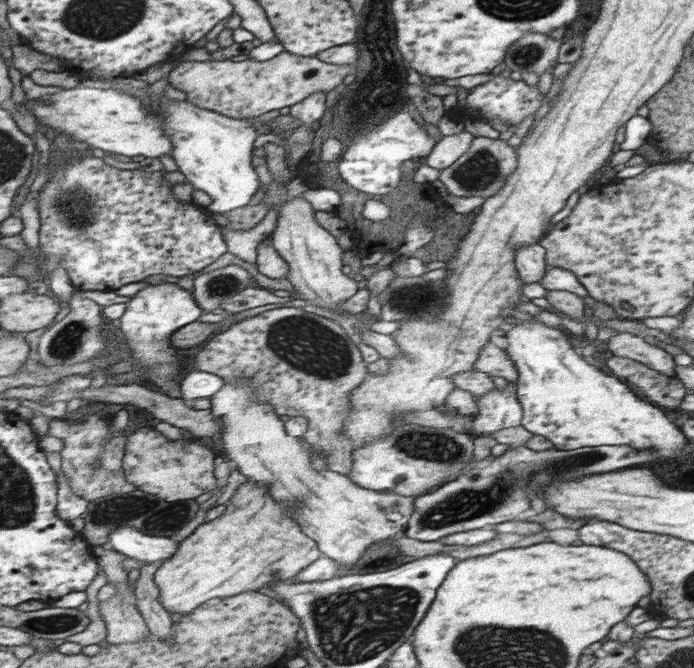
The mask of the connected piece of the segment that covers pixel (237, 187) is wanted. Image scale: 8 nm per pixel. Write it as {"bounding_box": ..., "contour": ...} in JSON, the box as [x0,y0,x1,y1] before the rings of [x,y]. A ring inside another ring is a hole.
{"bounding_box":[159,95,262,214],"contour":[[[163,95],[159,106],[165,116],[166,134],[173,140],[174,158],[180,171],[196,189],[204,191],[214,200],[208,209],[214,214],[226,214],[248,206],[262,188],[262,180],[254,168],[254,158],[252,158],[256,149],[256,138],[260,135],[258,129],[247,119],[232,118],[220,111],[214,112],[202,108],[190,100],[172,100]]]}

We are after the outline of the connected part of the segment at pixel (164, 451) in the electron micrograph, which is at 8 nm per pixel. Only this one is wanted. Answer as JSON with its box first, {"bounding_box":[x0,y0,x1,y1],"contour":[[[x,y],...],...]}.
{"bounding_box":[125,427,219,501],"contour":[[[144,427],[130,433],[125,456],[125,471],[129,481],[144,492],[157,494],[169,501],[196,499],[206,492],[218,488],[216,466],[219,462],[206,445],[200,445],[188,439],[172,441],[154,427]]]}

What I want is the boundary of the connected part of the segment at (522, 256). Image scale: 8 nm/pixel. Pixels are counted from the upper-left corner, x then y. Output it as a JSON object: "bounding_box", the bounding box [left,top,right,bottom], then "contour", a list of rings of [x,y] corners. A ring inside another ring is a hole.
{"bounding_box":[516,243,549,284],"contour":[[[539,243],[520,245],[516,250],[516,265],[520,279],[528,284],[542,282],[542,277],[549,268],[545,261],[545,247]]]}

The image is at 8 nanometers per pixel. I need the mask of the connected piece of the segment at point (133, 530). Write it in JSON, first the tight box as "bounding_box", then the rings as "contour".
{"bounding_box":[110,526,180,566],"contour":[[[135,526],[118,528],[111,534],[110,541],[118,552],[139,560],[141,566],[164,564],[178,552],[180,546],[180,542],[172,537],[152,536]]]}

